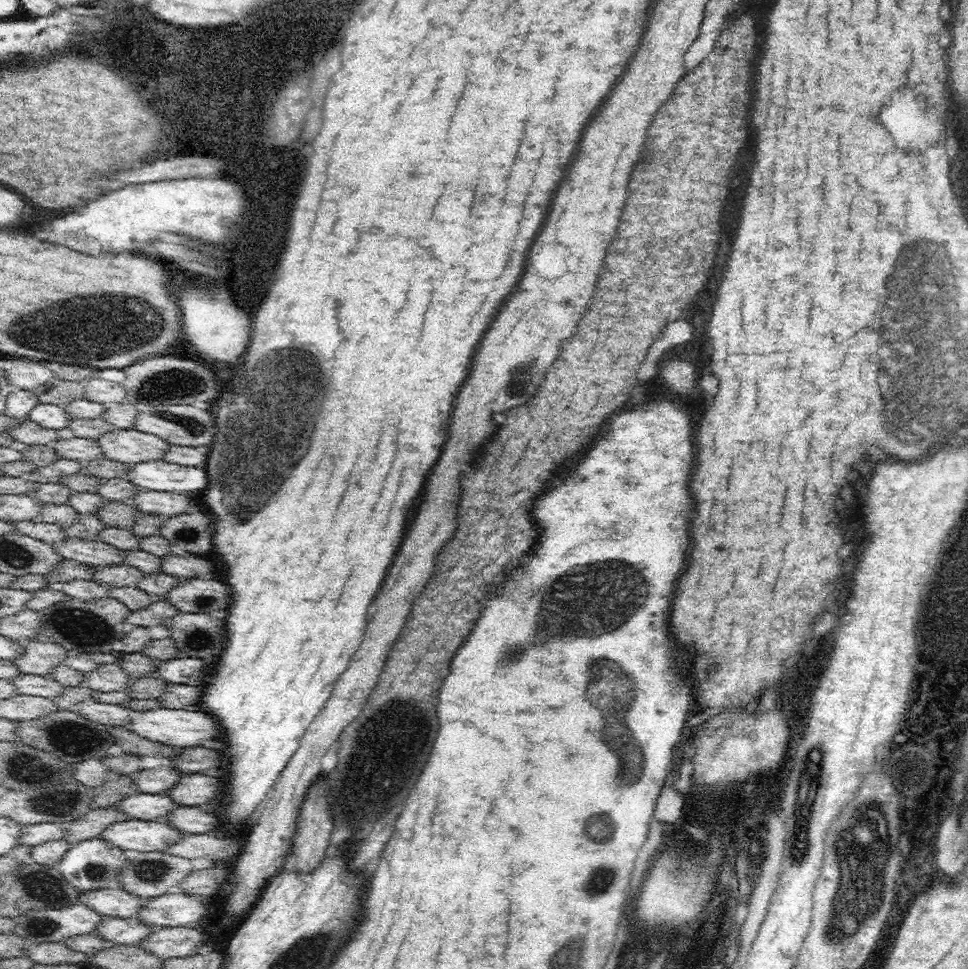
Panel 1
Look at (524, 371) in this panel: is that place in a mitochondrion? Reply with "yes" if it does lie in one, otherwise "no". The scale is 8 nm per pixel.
yes

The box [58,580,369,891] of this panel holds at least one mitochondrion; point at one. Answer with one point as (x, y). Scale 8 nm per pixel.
(198, 640)

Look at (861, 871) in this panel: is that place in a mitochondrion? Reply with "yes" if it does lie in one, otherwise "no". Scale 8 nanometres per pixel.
yes

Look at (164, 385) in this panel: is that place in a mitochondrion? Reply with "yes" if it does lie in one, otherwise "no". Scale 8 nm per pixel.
yes

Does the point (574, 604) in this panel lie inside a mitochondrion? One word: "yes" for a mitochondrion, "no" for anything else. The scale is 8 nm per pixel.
yes

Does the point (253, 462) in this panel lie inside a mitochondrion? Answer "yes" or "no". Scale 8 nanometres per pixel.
yes

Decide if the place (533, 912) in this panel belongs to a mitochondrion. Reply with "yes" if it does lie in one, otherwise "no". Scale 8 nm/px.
no

